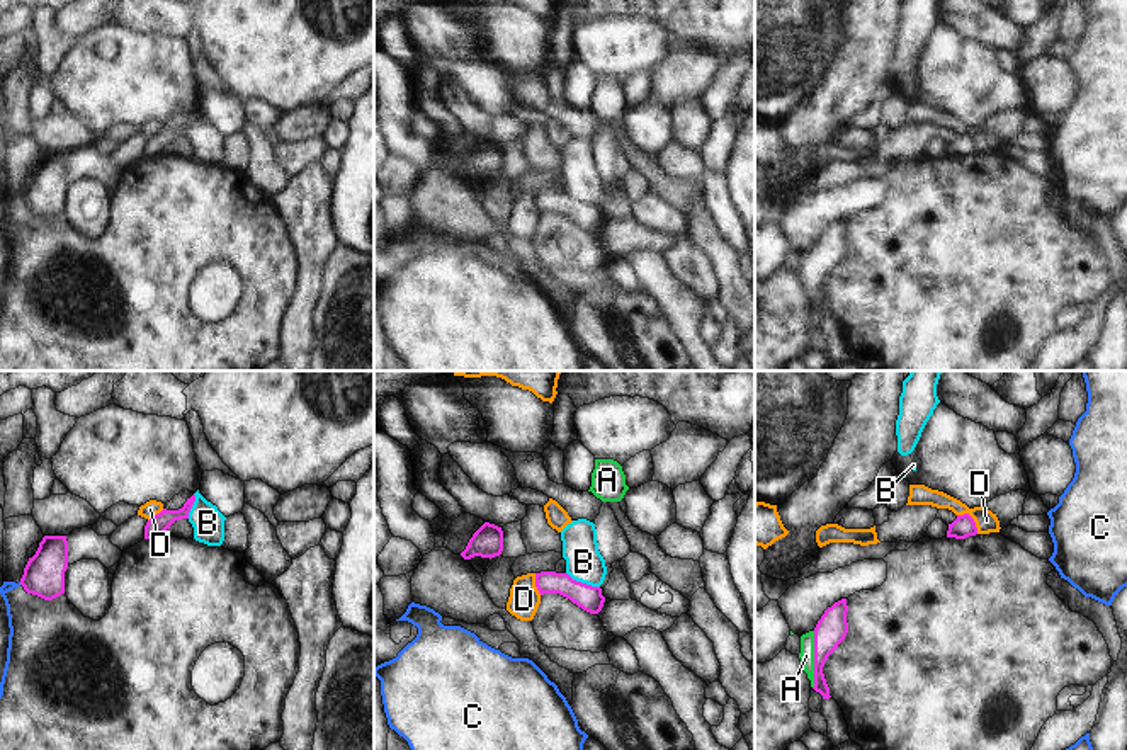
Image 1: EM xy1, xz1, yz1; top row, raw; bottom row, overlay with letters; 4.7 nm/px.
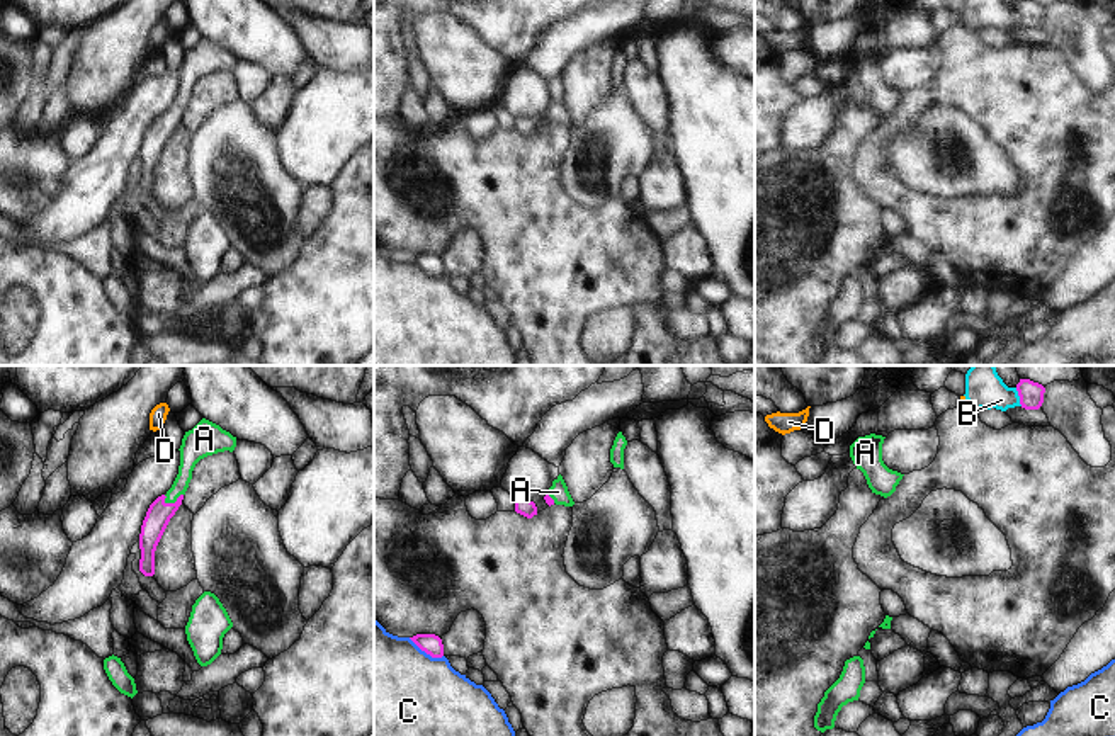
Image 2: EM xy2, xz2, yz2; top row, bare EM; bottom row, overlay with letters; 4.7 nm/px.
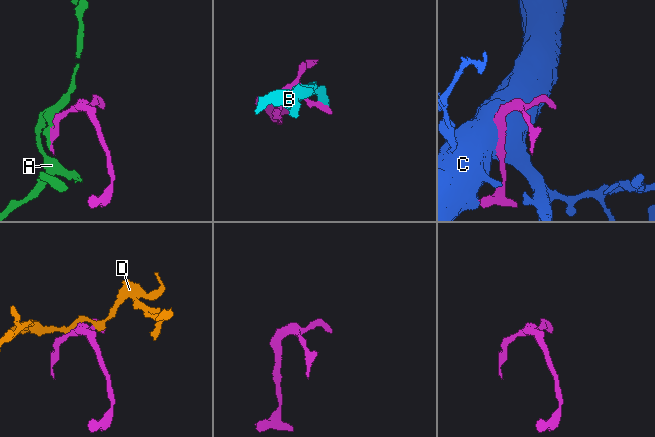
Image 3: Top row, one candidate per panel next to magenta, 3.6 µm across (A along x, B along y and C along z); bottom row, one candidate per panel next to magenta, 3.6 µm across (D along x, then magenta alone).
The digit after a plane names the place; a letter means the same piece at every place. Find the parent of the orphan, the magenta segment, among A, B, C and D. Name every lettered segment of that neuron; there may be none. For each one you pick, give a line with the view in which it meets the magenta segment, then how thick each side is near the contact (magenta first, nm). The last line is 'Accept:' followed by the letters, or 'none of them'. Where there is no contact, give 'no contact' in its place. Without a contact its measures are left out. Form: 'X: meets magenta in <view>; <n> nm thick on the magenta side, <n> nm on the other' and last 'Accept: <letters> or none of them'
A: meets magenta in yz1; 150 nm thick on the magenta side, 70 nm on the other
Accept: A

